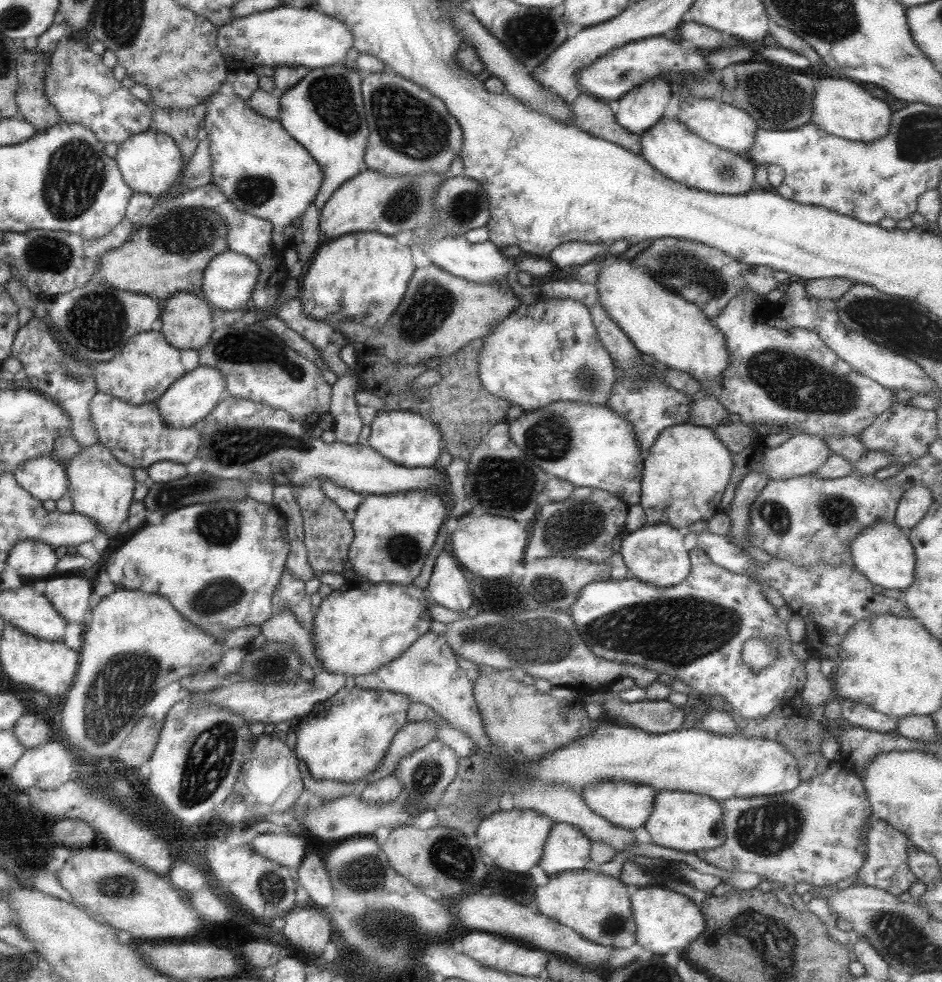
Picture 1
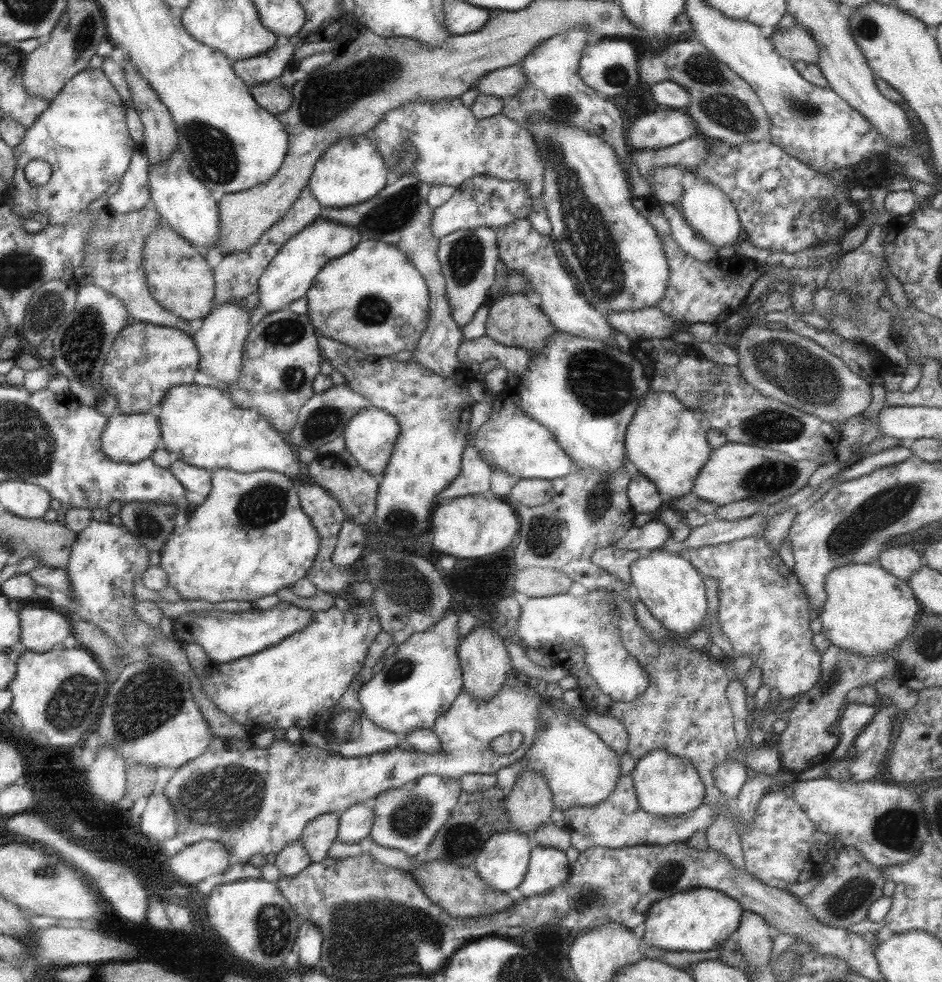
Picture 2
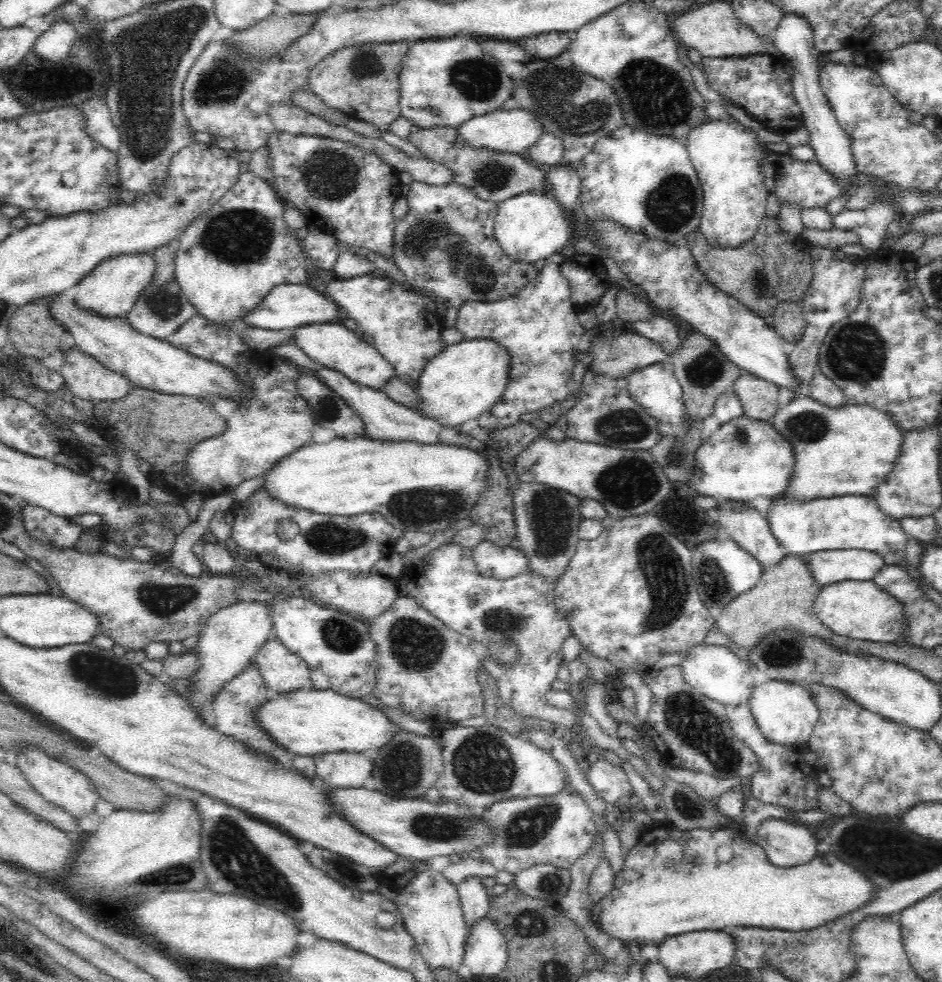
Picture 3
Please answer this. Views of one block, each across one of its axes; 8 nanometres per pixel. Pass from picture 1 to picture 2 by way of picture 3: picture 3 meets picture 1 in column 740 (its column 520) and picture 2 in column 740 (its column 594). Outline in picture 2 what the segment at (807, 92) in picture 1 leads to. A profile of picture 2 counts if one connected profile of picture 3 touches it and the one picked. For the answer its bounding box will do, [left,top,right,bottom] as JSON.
[637,39,770,146]

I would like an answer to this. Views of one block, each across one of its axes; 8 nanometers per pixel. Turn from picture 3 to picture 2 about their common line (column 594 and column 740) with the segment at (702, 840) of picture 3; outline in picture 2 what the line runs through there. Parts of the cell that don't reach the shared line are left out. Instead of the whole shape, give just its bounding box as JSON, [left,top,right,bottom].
[643,887,744,952]

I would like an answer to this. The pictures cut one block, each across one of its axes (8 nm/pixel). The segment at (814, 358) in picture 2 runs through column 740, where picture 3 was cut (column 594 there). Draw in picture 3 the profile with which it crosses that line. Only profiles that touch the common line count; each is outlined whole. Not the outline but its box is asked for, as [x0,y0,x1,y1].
[580,332,668,378]

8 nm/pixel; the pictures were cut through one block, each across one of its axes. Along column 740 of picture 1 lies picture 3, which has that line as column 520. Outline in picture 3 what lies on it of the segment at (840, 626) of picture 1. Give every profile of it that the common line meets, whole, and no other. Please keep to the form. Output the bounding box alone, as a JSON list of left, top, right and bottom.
[471,540,529,580]

